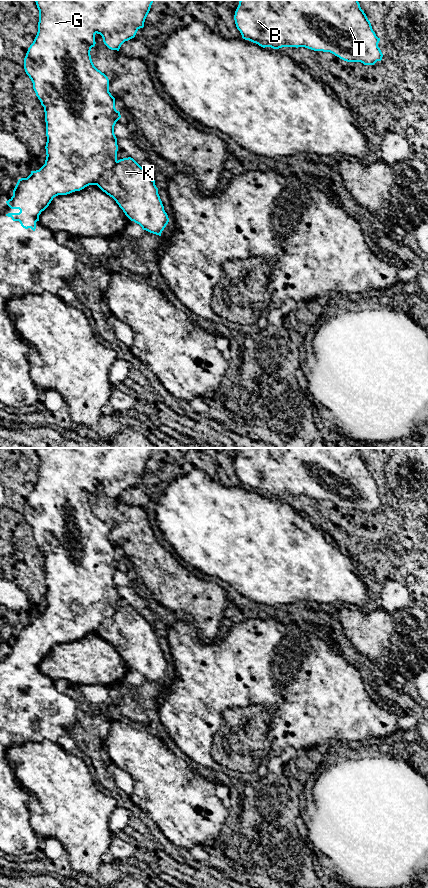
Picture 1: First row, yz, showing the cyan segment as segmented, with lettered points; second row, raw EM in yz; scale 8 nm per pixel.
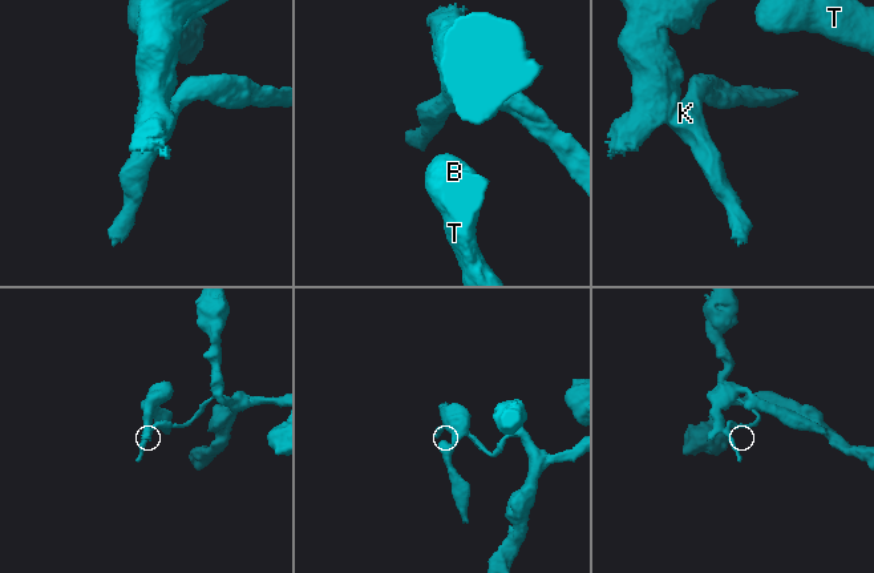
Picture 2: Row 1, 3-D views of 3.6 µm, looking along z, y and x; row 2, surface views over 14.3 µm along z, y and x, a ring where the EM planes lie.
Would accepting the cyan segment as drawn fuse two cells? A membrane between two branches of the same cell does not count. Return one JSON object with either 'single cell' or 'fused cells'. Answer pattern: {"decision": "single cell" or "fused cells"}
{"decision": "fused cells"}

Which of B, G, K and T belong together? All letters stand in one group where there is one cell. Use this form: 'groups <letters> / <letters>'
groups B G T / K

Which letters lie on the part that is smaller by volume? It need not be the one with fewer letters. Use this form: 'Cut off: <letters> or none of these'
Cut off: B, G, T

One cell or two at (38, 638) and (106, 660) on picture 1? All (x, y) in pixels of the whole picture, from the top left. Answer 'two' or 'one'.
two

